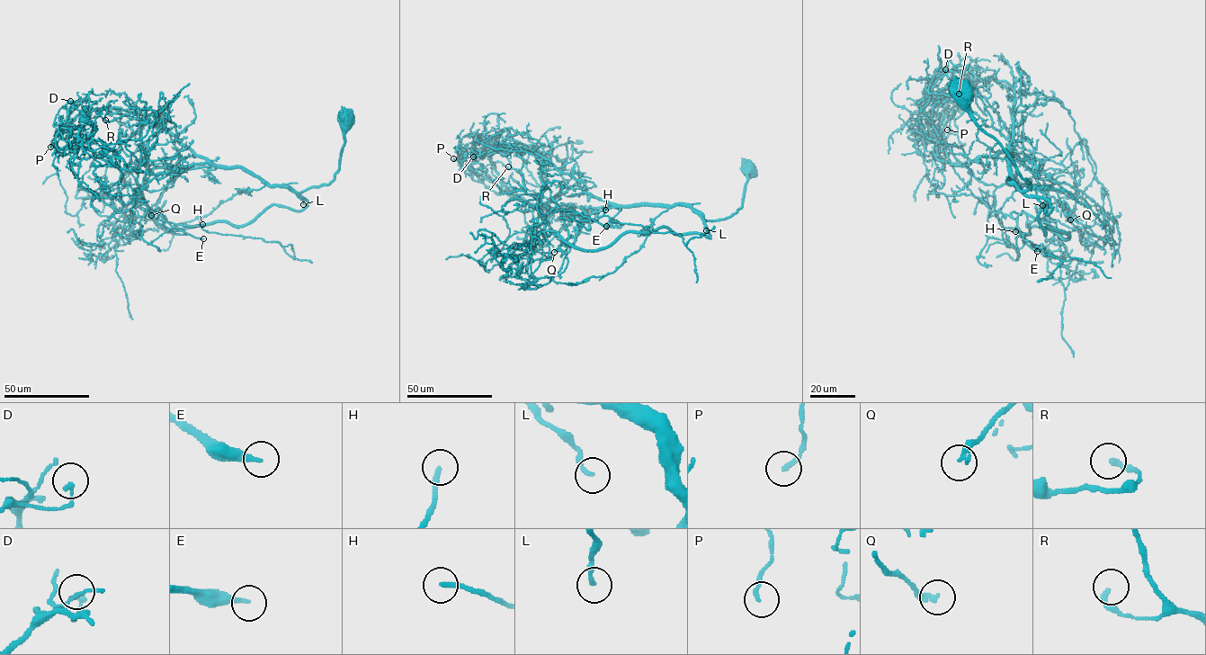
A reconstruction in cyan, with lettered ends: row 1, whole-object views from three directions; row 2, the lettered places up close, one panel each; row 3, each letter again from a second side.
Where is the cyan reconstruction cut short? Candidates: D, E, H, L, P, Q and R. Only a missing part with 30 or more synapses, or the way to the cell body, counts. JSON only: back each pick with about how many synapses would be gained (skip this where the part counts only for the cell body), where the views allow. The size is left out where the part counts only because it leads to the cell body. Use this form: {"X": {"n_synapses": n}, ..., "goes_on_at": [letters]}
{"E": {"n_synapses": 100}, "H": {"n_synapses": 50}, "goes_on_at": ["E", "H"]}

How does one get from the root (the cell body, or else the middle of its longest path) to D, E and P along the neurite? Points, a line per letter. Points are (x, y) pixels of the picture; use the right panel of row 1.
D: (960, 92), (960, 103), (1028, 189), (1009, 181), (1014, 90), (987, 76), (933, 93), (945, 69)
E: (960, 92), (1029, 183), (1020, 191), (1049, 201), (1045, 233), (1068, 236), (1021, 213), (1037, 251)
P: (960, 92), (969, 116), (1029, 188), (1009, 181), (1014, 99), (1004, 85), (976, 81), (947, 130)

